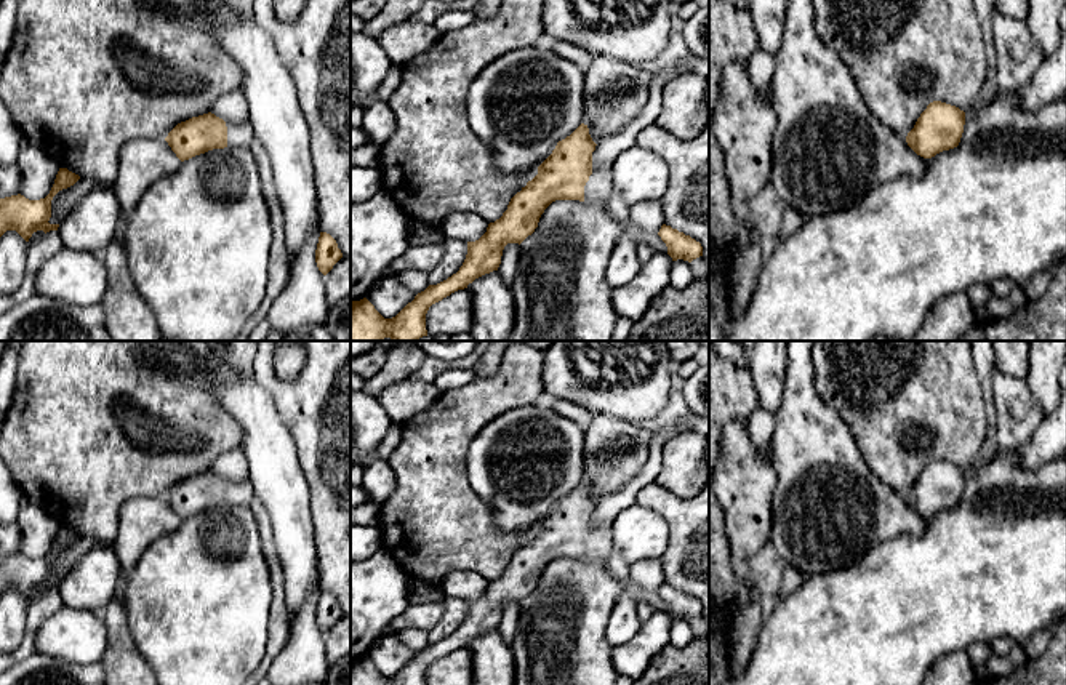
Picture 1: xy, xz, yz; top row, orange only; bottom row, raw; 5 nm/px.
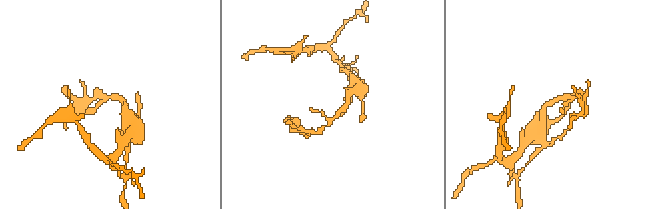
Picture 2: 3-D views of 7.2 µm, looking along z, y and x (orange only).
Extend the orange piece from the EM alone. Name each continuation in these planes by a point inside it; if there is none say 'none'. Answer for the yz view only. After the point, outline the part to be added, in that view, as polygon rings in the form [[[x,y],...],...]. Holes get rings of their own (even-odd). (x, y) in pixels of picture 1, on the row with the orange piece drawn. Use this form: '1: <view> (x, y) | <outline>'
none

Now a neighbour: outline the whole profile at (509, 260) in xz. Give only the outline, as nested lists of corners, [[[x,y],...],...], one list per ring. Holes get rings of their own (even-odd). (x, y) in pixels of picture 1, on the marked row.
[[[507,243],[503,250],[501,264],[498,274],[507,286],[512,286],[520,256],[519,243]]]

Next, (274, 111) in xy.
[[[254,19],[213,27],[222,51],[243,70],[243,93],[254,138],[264,146],[283,208],[290,264],[317,234],[319,197],[309,150],[309,126],[291,74],[279,58],[271,35]]]

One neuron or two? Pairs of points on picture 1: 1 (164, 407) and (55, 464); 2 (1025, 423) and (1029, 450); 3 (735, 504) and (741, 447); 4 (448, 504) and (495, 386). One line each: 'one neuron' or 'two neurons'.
1: one neuron
2: two neurons
3: one neuron
4: one neuron

